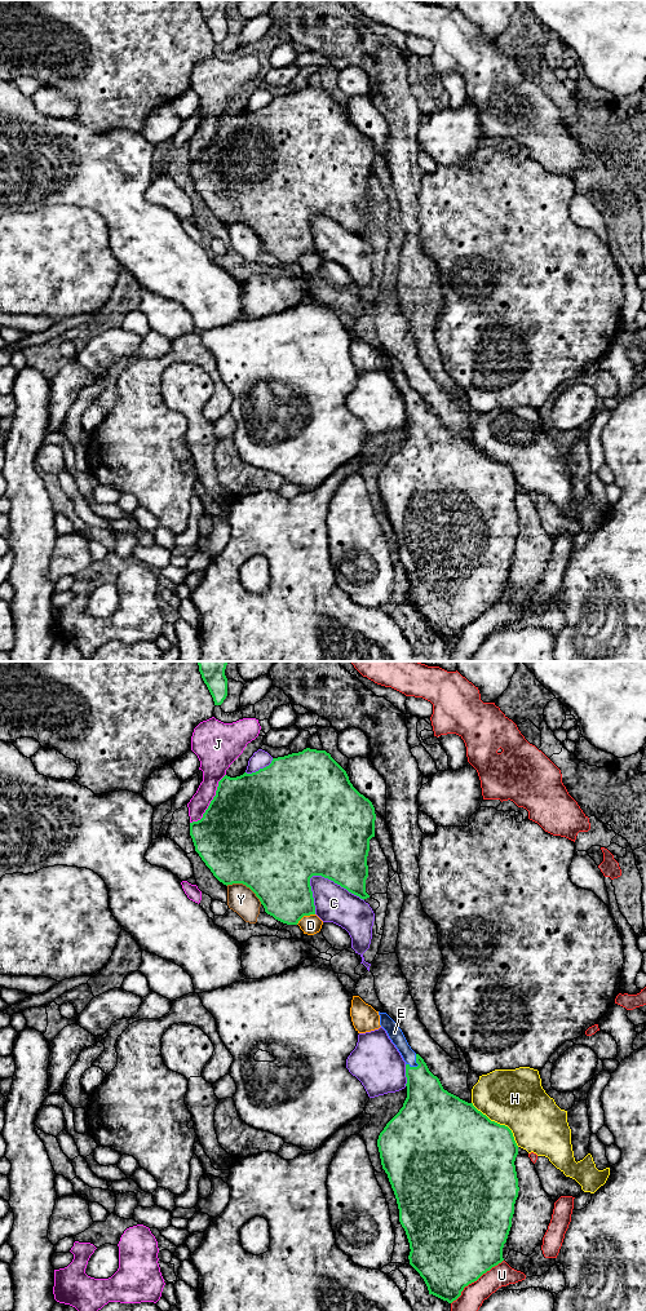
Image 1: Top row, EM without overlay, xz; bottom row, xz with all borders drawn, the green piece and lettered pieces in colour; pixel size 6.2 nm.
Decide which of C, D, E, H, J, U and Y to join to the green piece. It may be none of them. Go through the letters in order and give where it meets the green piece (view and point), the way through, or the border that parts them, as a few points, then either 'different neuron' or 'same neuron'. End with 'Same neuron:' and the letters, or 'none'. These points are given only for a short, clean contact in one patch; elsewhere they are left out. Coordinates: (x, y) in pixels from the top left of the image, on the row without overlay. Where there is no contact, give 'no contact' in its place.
C: contact xz (336, 221); different neuron
D: contact xz (305, 253); different neuron
E: contact xz (417, 404); way xz (428, 443), (417, 413), (417, 404), (395, 373); same neuron
H: contact xz (499, 463); different neuron
J: contact xz (211, 140); different neuron
U: contact xz (476, 619); different neuron
Y: contact xz (246, 224); different neuron
Same neuron: E

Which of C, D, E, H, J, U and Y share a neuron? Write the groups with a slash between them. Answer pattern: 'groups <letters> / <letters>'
groups C / D / E / H / J / U / Y

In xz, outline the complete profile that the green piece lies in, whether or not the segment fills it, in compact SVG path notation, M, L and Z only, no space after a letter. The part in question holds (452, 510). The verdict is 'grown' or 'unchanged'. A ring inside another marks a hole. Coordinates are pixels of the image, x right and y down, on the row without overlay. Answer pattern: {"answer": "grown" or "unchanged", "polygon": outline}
{"answer": "grown", "polygon": "M379 350L379 354L380 364L406 400L407 416L403 446L377 478L381 504L394 530L399 561L410 581L410 603L424 617L429 633L452 642L465 625L504 599L503 586L512 566L519 530L514 504L518 484L508 465L491 460L473 442L444 429L424 398L411 387L399 364L386 351Z"}

